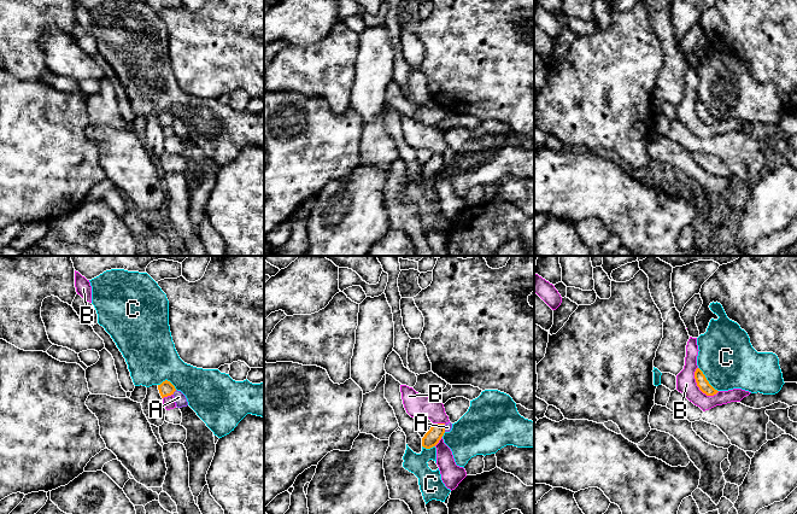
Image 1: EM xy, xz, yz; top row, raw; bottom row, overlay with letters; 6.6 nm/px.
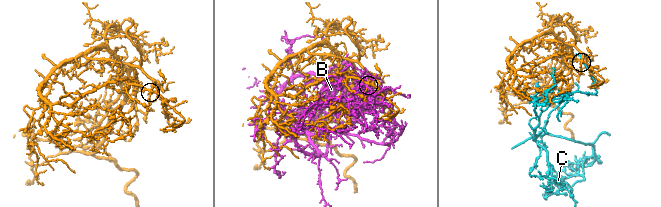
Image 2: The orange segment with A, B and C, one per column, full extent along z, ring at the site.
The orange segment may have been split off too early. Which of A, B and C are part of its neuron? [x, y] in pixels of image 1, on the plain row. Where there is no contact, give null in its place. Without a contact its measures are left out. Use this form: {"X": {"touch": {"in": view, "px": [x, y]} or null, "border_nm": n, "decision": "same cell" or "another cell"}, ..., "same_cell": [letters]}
{"A": {"touch": {"in": "xy", "px": [174, 121]}, "border_nm": 50, "decision": "another cell"}, "B": {"touch": {"in": "yz", "px": [697, 115]}, "border_nm": 220, "decision": "another cell"}, "C": {"touch": {"in": "yz", "px": [705, 109]}, "border_nm": 220, "decision": "another cell"}, "same_cell": []}

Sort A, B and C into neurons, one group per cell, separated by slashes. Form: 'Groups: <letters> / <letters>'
Groups: A / B / C

